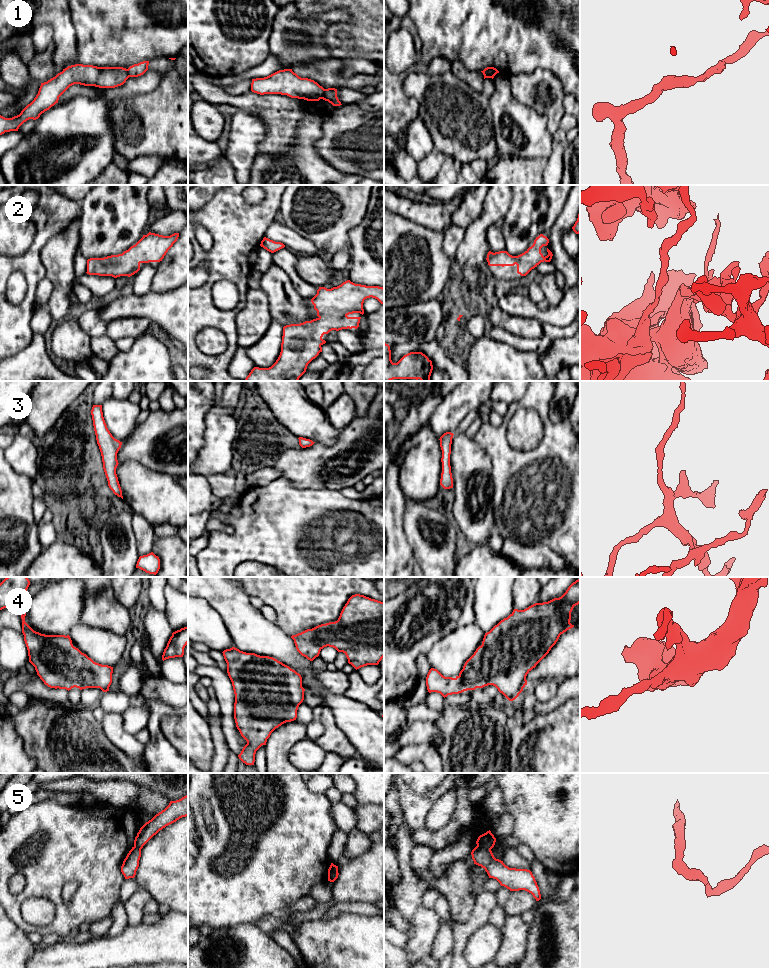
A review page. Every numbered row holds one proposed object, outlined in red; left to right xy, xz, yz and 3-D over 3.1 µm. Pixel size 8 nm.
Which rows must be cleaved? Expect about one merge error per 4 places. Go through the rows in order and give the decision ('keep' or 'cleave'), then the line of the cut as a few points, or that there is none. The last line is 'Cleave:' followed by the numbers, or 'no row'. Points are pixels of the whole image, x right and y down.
1: cleave; cut in xz along (325, 89), (321, 98)
2: keep; no cut
3: keep; no cut
4: keep; no cut
5: cleave; cut in xz along (337, 866), (331, 875), (330, 881)
Cleave: 1, 5

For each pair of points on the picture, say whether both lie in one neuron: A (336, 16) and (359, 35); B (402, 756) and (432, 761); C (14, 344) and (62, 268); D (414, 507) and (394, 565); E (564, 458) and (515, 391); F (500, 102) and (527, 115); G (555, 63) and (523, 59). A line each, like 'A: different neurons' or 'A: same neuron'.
A: different neurons
B: same neuron
C: different neurons
D: different neurons
E: different neurons
F: same neuron
G: same neuron

